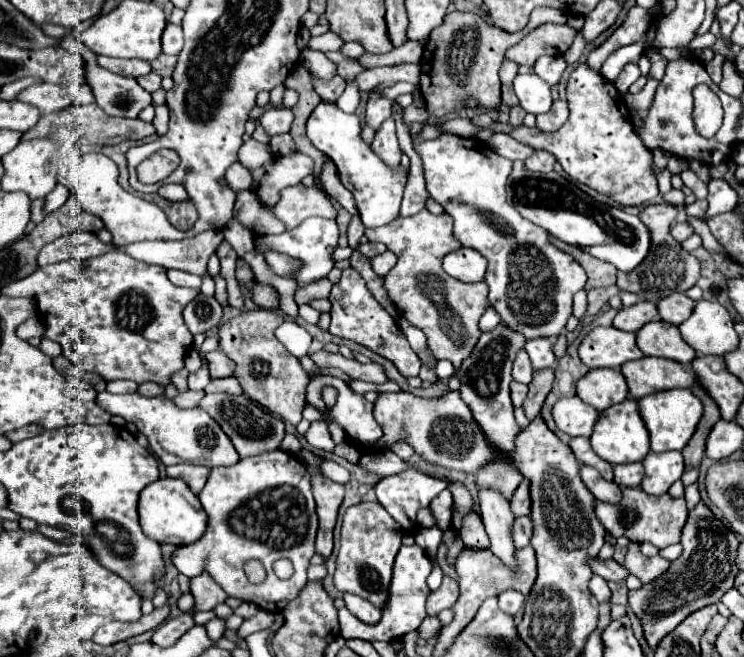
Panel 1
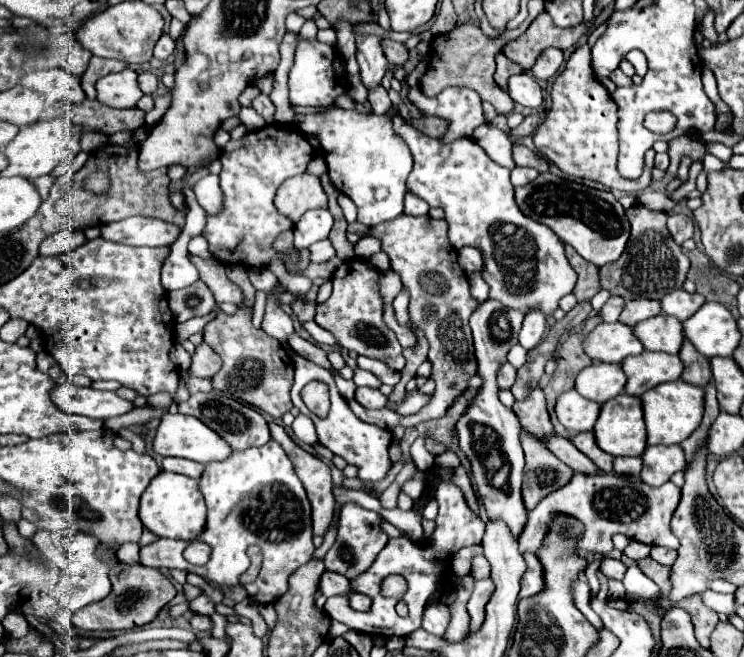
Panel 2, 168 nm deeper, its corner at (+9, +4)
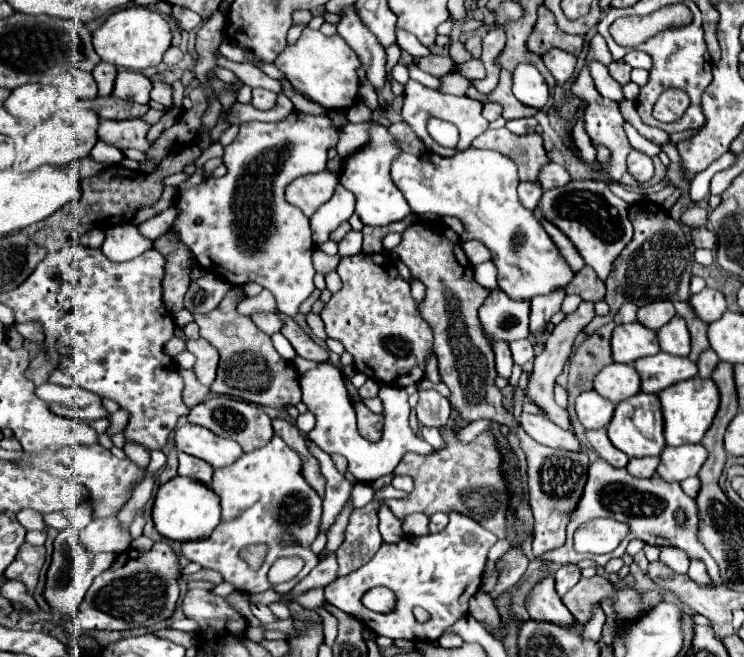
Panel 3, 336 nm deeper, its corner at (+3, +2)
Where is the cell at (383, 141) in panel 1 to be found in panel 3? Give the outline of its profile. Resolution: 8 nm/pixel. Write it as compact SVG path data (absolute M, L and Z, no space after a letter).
M354 4L346 6L340 14L338 22L338 34L358 52L362 60L362 68L366 70L370 82L376 88L382 88L386 82L386 52L382 50L382 44L378 44L378 38L358 20L358 14L354 12Z

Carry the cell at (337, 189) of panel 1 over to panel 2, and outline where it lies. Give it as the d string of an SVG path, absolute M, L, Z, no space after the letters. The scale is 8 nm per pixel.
M340 194L340 196L338 196L338 204L340 204L342 212L344 212L344 218L346 218L348 222L354 222L354 220L356 220L356 206L354 206L354 202L352 202L348 196Z

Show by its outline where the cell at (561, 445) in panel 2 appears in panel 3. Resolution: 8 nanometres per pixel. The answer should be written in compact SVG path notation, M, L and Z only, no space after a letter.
M522 412L518 416L518 424L520 428L534 438L536 442L544 444L544 446L552 446L552 448L562 448L562 450L580 450L580 442L578 438L570 432L570 430L562 430L558 428L552 420L548 420L546 416L536 416L536 414L526 414Z

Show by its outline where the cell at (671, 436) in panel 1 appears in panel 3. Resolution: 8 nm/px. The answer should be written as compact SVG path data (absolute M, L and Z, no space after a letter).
M694 376L686 382L678 382L674 386L668 386L660 394L662 412L664 412L664 436L668 446L682 446L682 444L698 444L704 434L708 432L718 408L720 408L720 392L712 378L702 380L700 376Z

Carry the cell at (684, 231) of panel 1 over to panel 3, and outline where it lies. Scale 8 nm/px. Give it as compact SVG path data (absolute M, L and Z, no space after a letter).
M694 228L692 230L692 240L694 240L696 248L706 248L706 250L714 250L714 244L716 244L714 232L710 232L706 228L702 228L702 230Z

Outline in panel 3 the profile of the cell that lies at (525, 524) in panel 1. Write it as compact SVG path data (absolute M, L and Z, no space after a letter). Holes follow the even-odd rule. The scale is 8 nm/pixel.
M596 458L590 464L590 472L588 472L588 482L584 488L584 496L578 502L578 508L570 514L570 524L568 524L568 538L566 544L558 550L552 550L550 554L546 554L544 558L548 558L548 562L552 560L552 564L556 566L564 566L564 564L578 564L584 558L594 560L598 566L604 566L610 558L620 558L626 552L626 546L630 540L642 540L646 544L654 544L654 546L676 546L682 548L688 556L692 558L700 558L706 564L706 572L712 578L714 584L720 584L720 574L718 574L718 564L714 562L714 558L706 552L706 548L702 546L702 542L698 540L698 506L696 502L686 496L680 488L678 482L666 482L660 476L652 476L652 478L634 478L628 474L626 468L614 468L610 464L606 464L606 460ZM678 508L684 508L686 512L686 524L684 526L676 526L674 520L674 512ZM594 518L614 518L620 522L626 522L630 526L630 534L628 538L622 540L622 544L616 548L616 552L610 554L578 554L572 546L572 536L574 532L588 520Z

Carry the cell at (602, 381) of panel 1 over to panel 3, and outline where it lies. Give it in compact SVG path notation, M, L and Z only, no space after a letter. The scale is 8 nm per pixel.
M610 364L594 378L594 390L618 404L640 392L640 374L630 364Z

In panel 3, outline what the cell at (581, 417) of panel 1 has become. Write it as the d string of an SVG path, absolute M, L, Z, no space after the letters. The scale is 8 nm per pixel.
M588 390L582 392L576 398L576 414L580 418L580 422L584 424L584 428L588 430L598 430L598 428L606 428L614 416L614 404L610 404L610 400L598 396L598 392Z

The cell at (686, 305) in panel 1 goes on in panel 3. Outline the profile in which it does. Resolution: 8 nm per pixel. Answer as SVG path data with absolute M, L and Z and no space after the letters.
M704 288L700 294L692 294L690 304L694 306L696 316L700 316L704 322L714 322L722 318L728 308L724 294L714 288Z

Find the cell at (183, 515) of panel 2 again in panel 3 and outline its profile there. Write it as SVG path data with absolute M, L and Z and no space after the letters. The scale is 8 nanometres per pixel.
M176 476L158 488L156 502L152 508L152 520L156 530L168 540L178 542L202 540L208 538L220 522L220 498L214 490L210 490L202 482Z

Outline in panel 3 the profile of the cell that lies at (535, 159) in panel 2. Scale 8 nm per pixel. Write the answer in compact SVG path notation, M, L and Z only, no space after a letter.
M546 164L540 172L540 184L544 190L550 190L550 188L562 188L570 182L570 174L564 170L564 166L560 164Z

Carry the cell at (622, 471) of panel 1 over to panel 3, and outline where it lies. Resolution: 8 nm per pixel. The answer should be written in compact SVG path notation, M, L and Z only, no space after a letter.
M646 456L646 458L632 458L626 468L636 478L652 478L656 474L658 464L660 464L660 458Z

